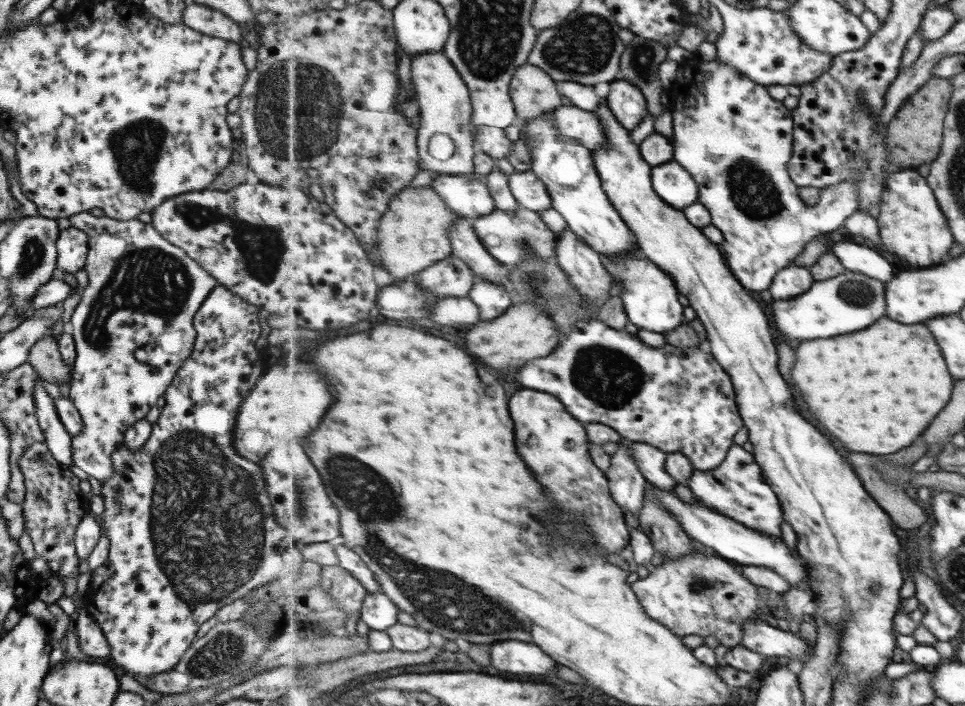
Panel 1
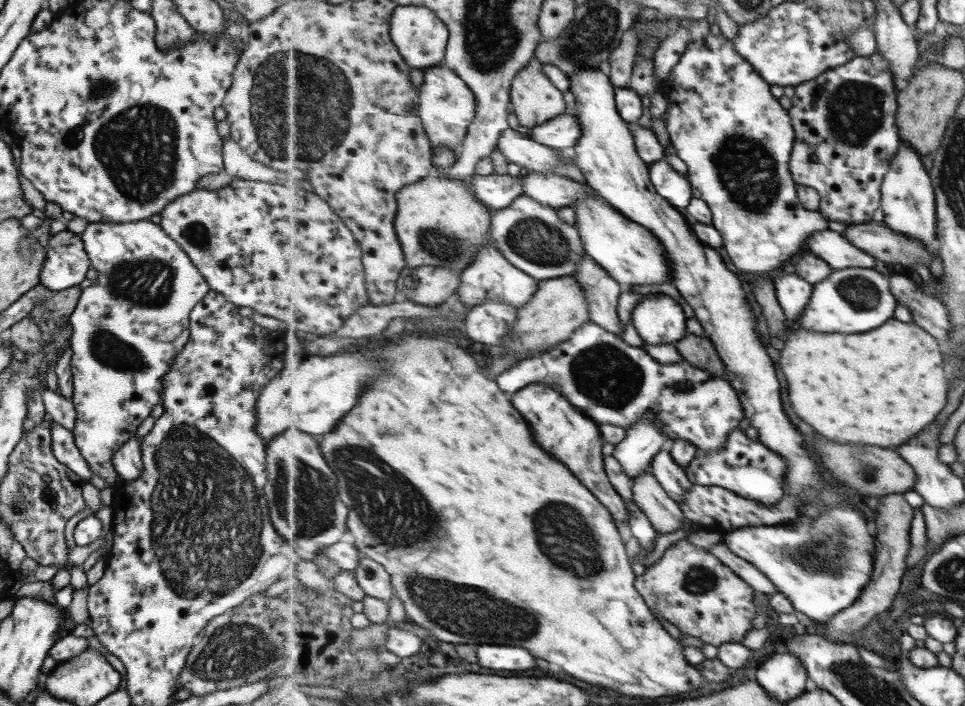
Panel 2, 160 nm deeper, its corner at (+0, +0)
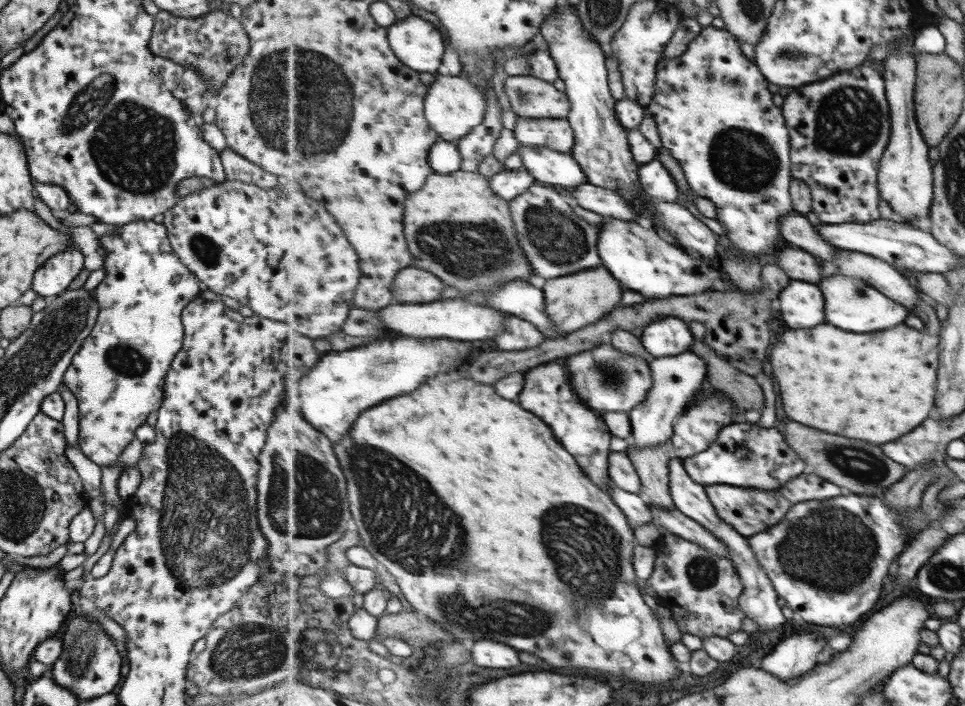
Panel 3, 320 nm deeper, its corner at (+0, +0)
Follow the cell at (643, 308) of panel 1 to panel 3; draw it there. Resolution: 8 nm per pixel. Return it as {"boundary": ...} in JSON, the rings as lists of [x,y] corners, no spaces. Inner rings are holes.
{"boundary":[[[677,316],[657,320],[653,326],[650,324],[642,331],[640,339],[653,358],[679,356],[691,351],[697,341],[688,322]]]}

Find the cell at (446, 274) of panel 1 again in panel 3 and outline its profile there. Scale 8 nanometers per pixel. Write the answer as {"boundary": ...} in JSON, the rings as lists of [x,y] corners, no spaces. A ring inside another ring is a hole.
{"boundary":[[[411,266],[399,271],[393,282],[393,290],[399,302],[425,304],[441,300],[445,285],[435,273]]]}

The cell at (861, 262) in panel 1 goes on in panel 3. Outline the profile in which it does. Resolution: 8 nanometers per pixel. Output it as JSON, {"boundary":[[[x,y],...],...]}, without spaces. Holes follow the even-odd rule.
{"boundary":[[[802,213],[787,215],[783,222],[783,238],[785,242],[789,242],[796,248],[805,249],[813,256],[821,257],[823,260],[834,264],[836,254],[841,250],[832,244],[829,244],[817,228],[807,220]]]}

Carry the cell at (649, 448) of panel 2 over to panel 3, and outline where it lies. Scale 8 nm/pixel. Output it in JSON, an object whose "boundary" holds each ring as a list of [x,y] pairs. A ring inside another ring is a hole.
{"boundary":[[[693,351],[679,356],[653,358],[650,367],[654,376],[654,387],[650,390],[648,399],[629,412],[633,430],[627,450],[631,447],[656,447],[671,440],[676,419],[687,409],[688,402],[695,398],[708,378],[707,360]]]}

